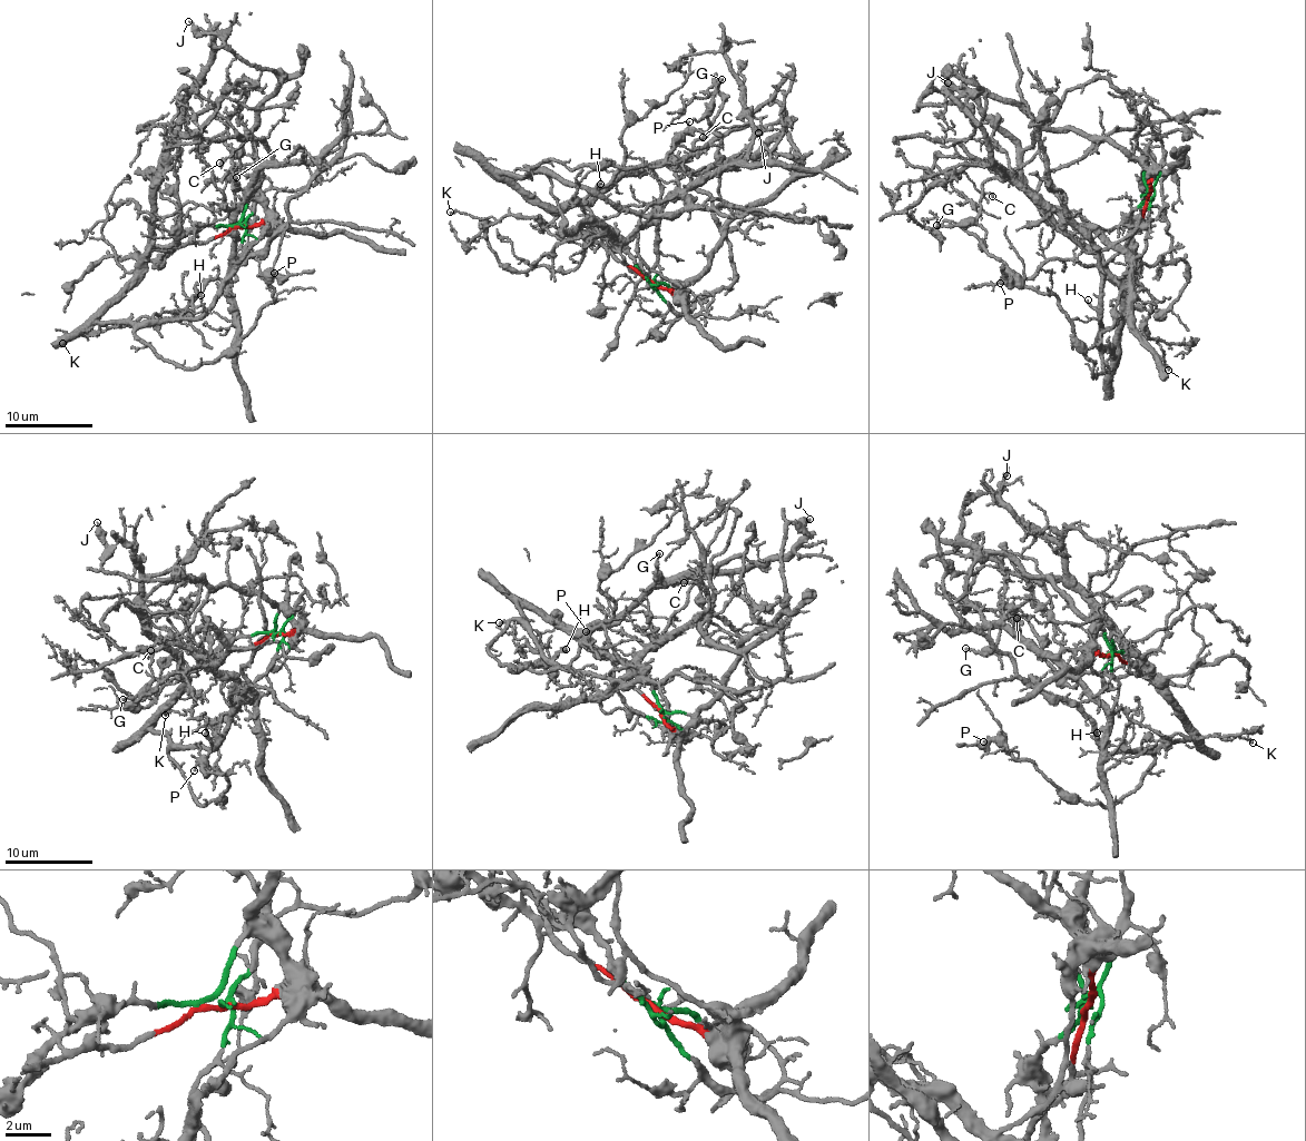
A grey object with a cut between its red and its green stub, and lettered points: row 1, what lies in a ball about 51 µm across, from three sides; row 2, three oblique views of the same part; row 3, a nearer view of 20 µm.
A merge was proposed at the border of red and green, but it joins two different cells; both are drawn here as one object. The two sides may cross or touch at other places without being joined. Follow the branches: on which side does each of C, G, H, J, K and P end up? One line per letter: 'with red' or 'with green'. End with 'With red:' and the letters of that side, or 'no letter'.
C: with green
G: with green
H: with red
J: with green
K: with green
P: with red
With red: H, P

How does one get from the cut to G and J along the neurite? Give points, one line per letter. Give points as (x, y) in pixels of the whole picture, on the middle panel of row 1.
G: (650, 282), (677, 288), (704, 274), (709, 252), (735, 212), (720, 198), (719, 136), (707, 124), (722, 79)
J: (650, 282), (677, 288), (704, 274), (709, 252), (735, 215), (764, 199), (795, 169), (785, 108), (758, 131)

